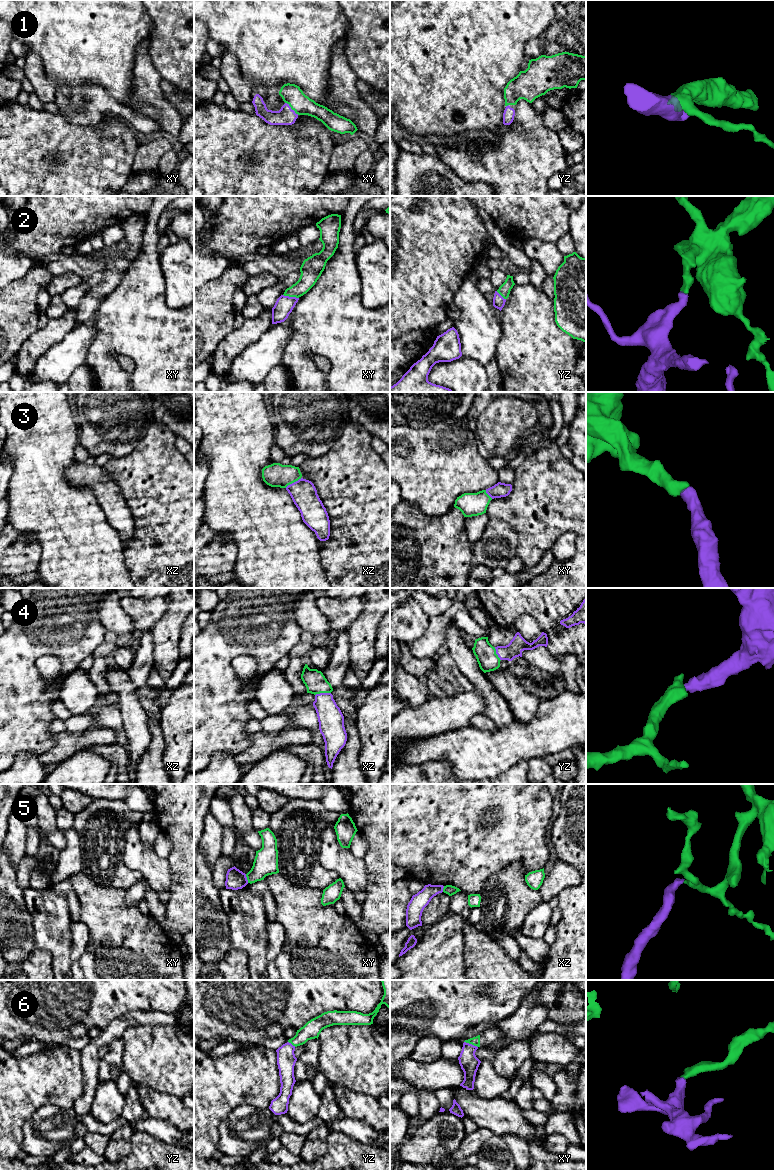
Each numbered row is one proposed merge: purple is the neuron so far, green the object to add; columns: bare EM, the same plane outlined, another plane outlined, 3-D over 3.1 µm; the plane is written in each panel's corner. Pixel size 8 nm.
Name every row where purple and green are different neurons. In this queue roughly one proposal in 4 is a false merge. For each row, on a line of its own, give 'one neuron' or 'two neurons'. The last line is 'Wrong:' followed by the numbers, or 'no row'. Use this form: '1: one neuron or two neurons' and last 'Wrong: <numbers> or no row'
1: one neuron
2: one neuron
3: one neuron
4: one neuron
5: two neurons
6: one neuron
Wrong: 5

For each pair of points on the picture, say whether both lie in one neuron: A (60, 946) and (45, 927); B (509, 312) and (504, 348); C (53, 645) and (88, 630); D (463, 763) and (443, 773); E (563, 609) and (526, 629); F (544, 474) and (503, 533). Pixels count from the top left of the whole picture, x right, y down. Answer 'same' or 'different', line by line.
A: same
B: same
C: same
D: different
E: different
F: different

